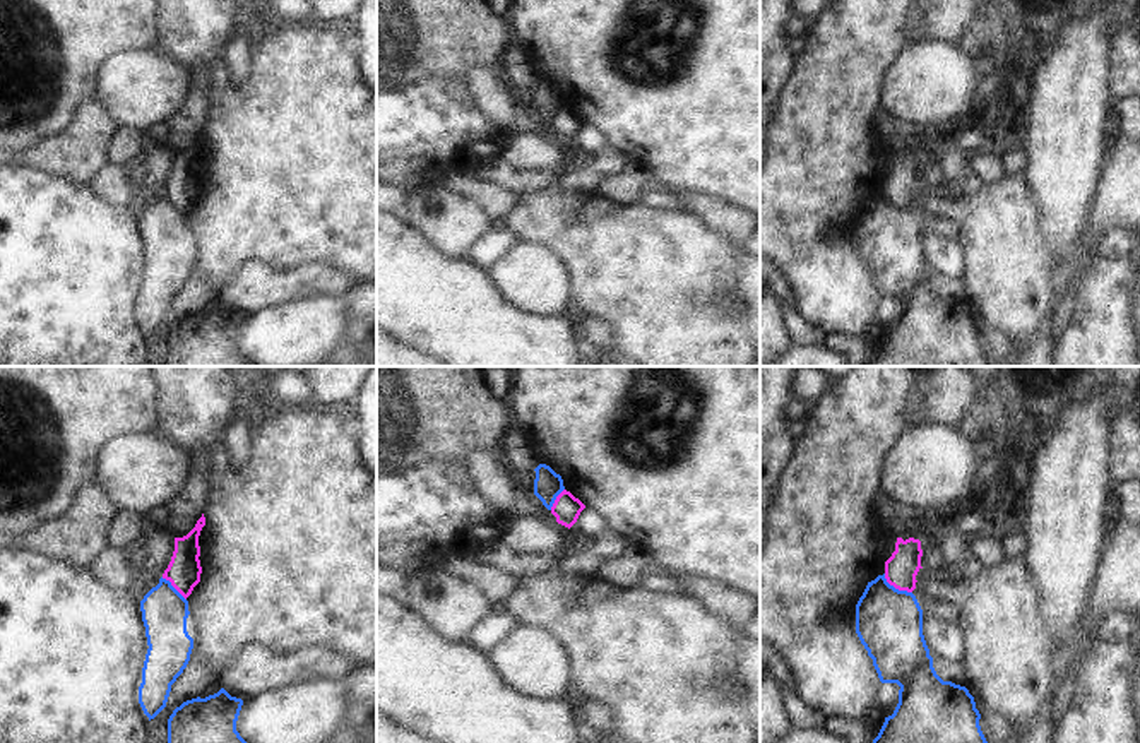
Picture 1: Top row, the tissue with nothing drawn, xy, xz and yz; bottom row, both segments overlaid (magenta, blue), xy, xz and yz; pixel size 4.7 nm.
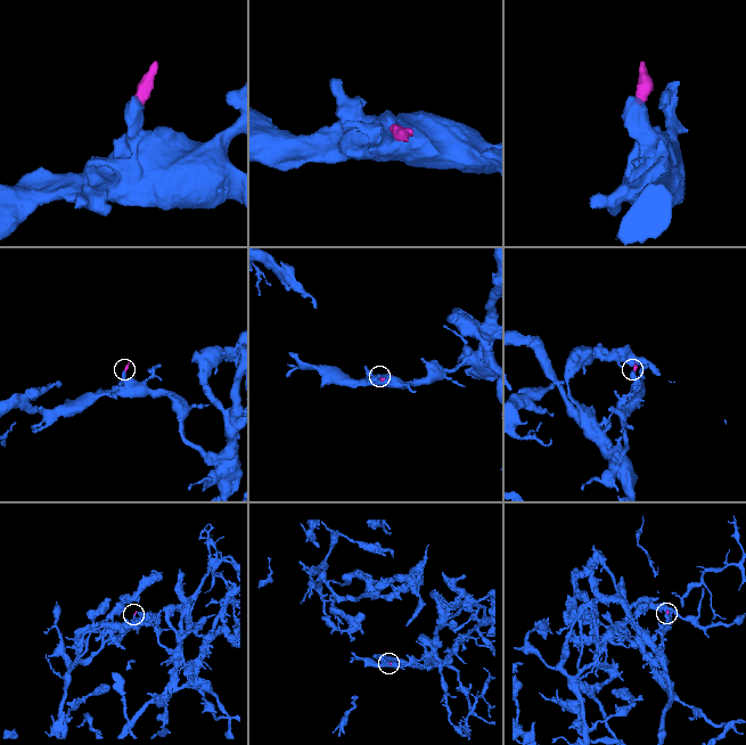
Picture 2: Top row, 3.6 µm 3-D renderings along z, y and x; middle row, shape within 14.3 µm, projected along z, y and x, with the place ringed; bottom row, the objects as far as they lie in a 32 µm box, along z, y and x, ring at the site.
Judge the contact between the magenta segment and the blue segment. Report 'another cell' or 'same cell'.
another cell

